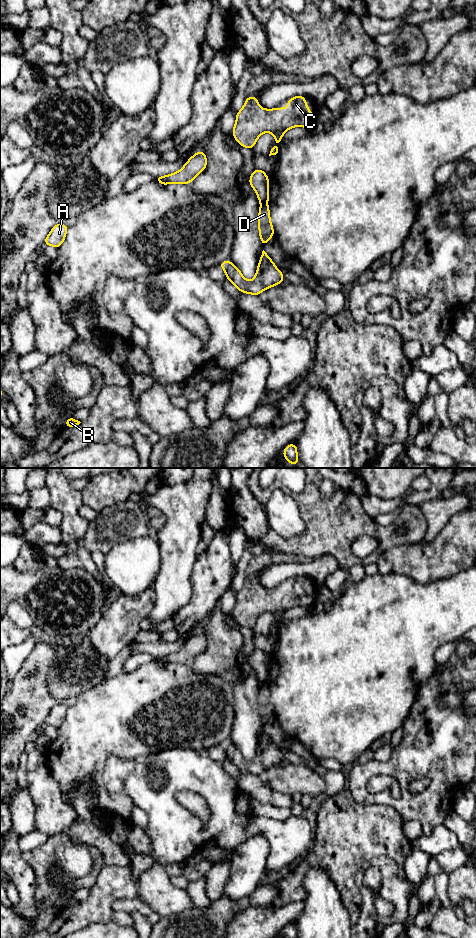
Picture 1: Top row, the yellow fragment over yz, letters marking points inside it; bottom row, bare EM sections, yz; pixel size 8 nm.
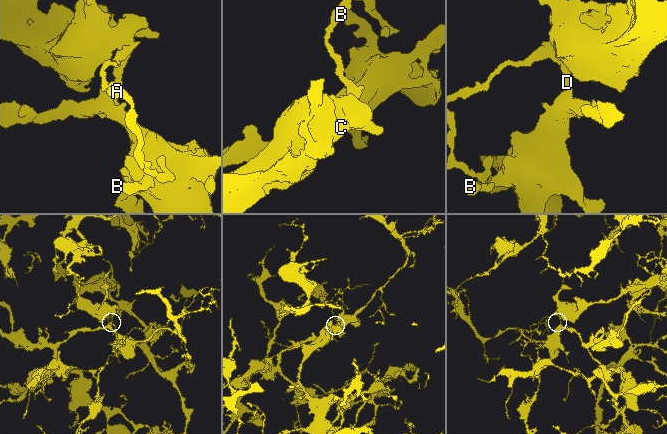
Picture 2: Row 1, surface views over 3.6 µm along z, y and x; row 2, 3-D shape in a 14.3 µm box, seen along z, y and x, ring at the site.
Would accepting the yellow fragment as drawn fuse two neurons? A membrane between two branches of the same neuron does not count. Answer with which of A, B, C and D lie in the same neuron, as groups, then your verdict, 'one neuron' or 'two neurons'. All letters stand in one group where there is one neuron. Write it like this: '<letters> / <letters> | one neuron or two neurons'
A / B C D | two neurons

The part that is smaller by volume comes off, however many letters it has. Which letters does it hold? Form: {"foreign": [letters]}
{"foreign": ["A"]}

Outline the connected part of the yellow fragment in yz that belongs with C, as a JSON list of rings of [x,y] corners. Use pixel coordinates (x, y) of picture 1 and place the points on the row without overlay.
[[[248,576],[243,588],[236,594],[232,615],[240,626],[254,628],[258,617],[278,610],[287,611],[296,606],[312,610],[317,595],[311,595],[306,585],[306,577],[288,579],[287,588],[261,589],[257,578]]]

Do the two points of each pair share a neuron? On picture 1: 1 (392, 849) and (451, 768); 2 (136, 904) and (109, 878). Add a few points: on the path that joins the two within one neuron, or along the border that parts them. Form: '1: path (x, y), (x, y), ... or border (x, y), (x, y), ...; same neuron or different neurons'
1: border (387, 805), (390, 805), (404, 821); different neurons
2: border (135, 896), (130, 899), (115, 900), (112, 911); different neurons

